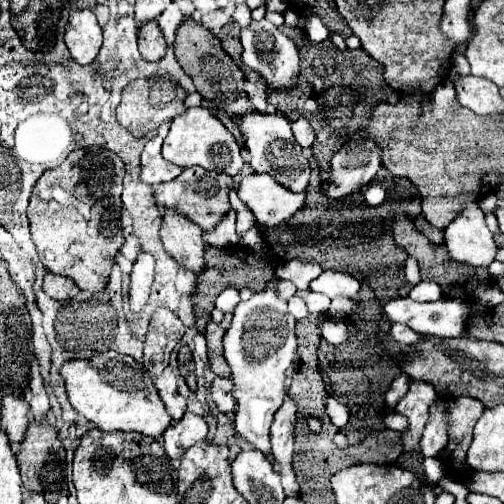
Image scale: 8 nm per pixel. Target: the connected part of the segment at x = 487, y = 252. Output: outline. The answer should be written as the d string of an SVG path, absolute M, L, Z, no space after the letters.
M477 204L465 206L465 210L445 228L445 246L449 256L461 264L487 268L495 260L497 244Z

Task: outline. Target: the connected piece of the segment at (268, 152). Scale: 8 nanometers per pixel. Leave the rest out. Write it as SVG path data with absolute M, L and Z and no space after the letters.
M245 112L239 120L235 120L239 126L245 148L251 156L251 168L255 172L267 172L271 174L281 186L293 190L293 192L305 192L309 186L309 160L303 154L303 148L297 146L297 140L291 132L291 124L287 118L277 114L261 114L261 112Z

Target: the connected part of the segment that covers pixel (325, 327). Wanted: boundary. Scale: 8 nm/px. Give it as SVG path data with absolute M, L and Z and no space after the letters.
M335 320L321 322L321 330L323 330L323 338L333 346L339 346L341 342L347 342L349 338L349 330L343 322L335 322Z

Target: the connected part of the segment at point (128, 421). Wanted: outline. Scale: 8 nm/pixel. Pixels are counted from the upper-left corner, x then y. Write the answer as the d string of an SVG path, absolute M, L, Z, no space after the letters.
M107 350L95 354L89 360L67 360L61 366L61 376L65 380L65 390L71 406L101 430L133 430L157 438L171 424L171 418L153 386L153 380L149 378L149 384L145 382L145 368L135 364L131 356Z

